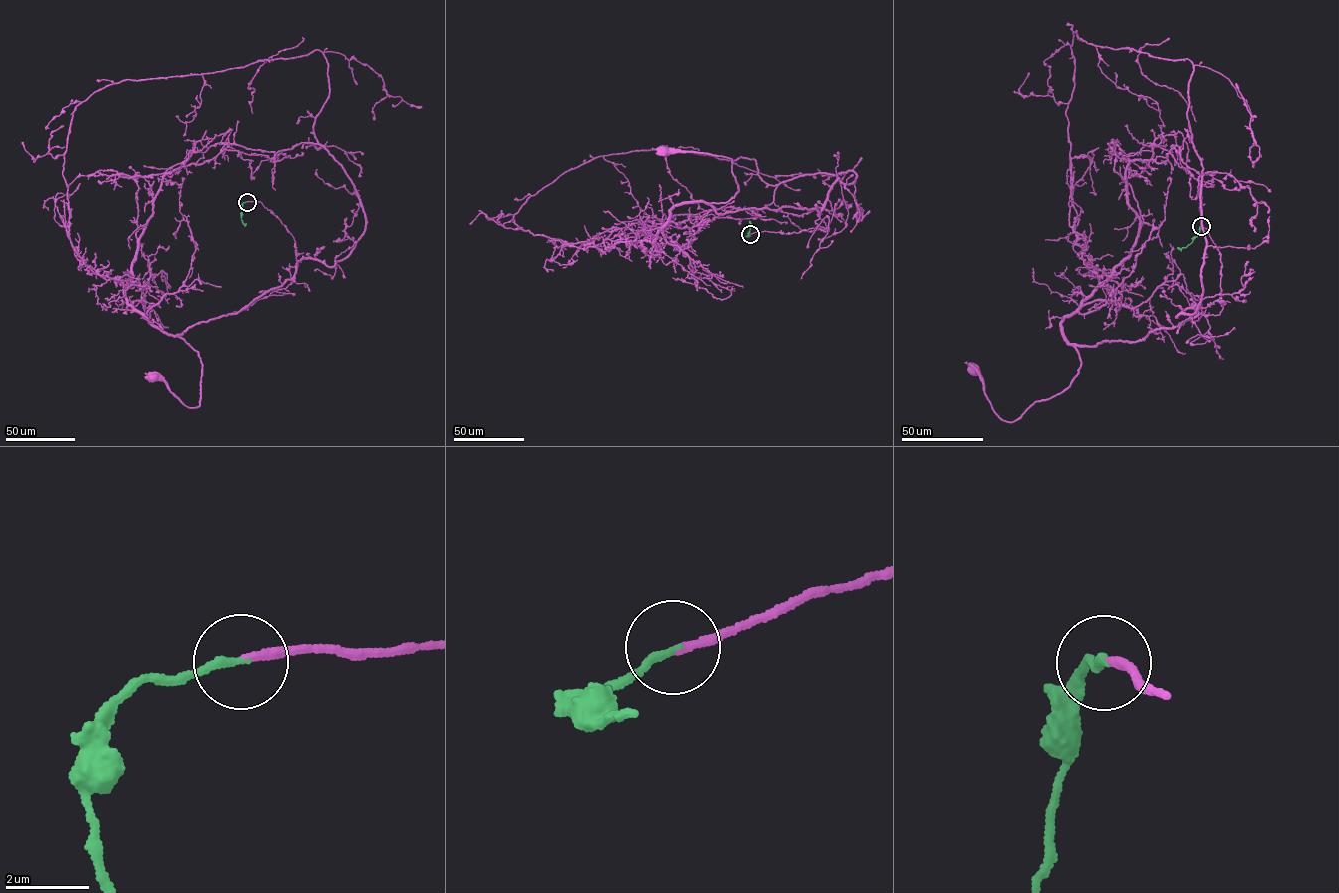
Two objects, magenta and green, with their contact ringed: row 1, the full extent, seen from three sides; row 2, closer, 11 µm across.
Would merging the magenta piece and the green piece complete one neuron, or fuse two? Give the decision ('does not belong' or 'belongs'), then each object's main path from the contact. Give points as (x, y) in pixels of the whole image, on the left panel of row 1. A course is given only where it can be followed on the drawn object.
belongs; course magenta (246, 201), (259, 201), (294, 238), (293, 277), (178, 335), (202, 366), (199, 406), (184, 405), (151, 376); course green (247, 201), (243, 203), (241, 213), (243, 223), (246, 224)

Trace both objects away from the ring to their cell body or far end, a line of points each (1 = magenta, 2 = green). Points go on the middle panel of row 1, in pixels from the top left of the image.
1: (749, 234), (828, 229), (815, 208), (717, 213), (707, 203), (725, 203), (738, 190), (731, 159), (661, 151)
2: (749, 234), (747, 236), (750, 236), (750, 221)

